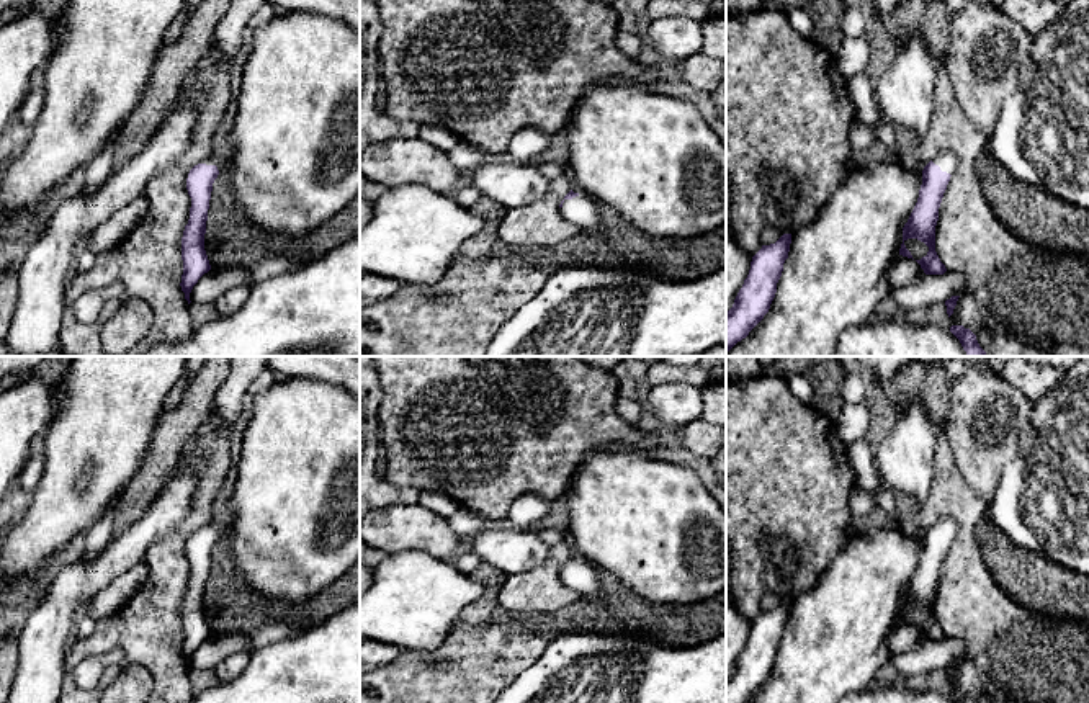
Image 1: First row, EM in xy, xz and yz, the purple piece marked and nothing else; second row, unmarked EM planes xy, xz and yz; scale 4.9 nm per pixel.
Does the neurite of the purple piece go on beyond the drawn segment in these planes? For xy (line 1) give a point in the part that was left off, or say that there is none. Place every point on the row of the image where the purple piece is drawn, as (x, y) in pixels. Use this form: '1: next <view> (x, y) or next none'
1: next xy (210, 159)

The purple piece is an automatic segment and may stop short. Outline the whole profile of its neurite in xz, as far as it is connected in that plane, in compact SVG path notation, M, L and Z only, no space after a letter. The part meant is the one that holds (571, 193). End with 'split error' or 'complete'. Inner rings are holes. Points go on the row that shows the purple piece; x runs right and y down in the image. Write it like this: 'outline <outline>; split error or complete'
outline M572 190L564 196L559 204L561 214L569 221L577 224L582 232L603 235L607 226L600 217L595 201L589 195L579 195Z; split error

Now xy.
outline M213 152L208 154L195 165L186 178L186 190L191 198L190 219L185 226L182 237L182 291L185 299L190 301L190 293L198 280L211 270L206 250L204 250L204 234L209 199L213 191L213 183L219 173L224 172L226 159L216 157Z; split error

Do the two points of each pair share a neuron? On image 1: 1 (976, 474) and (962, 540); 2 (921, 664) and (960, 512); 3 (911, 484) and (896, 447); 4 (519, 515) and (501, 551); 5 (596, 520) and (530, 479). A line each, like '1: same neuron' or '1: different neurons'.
1: different neurons
2: different neurons
3: same neuron
4: different neurons
5: different neurons

